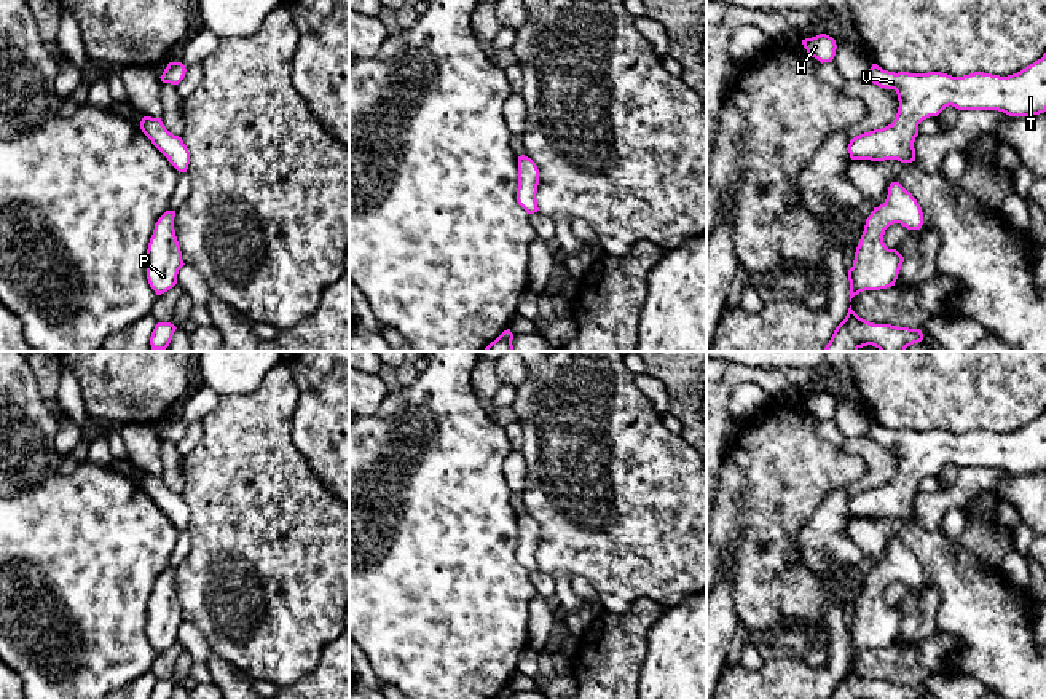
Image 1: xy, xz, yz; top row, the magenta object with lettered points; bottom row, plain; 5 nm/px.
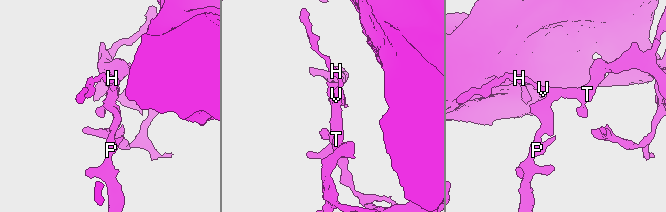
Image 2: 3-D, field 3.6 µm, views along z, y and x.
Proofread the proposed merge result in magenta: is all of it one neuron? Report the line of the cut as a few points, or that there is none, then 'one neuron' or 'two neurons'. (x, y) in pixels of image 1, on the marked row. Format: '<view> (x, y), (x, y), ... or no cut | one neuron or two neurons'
no cut | one neuron

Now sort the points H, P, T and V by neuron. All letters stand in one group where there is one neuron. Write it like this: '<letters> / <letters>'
H P T V

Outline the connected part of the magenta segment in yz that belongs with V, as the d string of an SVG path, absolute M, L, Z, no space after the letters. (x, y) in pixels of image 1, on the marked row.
M1046 53L1008 77L984 72L963 77L941 72L895 73L872 64L866 80L880 88L895 89L899 107L891 124L850 140L851 160L915 161L914 142L918 124L930 116L938 116L949 105L958 110L998 110L1009 116L1046 112Z

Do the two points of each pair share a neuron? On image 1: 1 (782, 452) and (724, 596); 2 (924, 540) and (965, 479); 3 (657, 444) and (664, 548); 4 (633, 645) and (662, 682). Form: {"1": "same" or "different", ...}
{"1": "different", "2": "different", "3": "same", "4": "different"}

